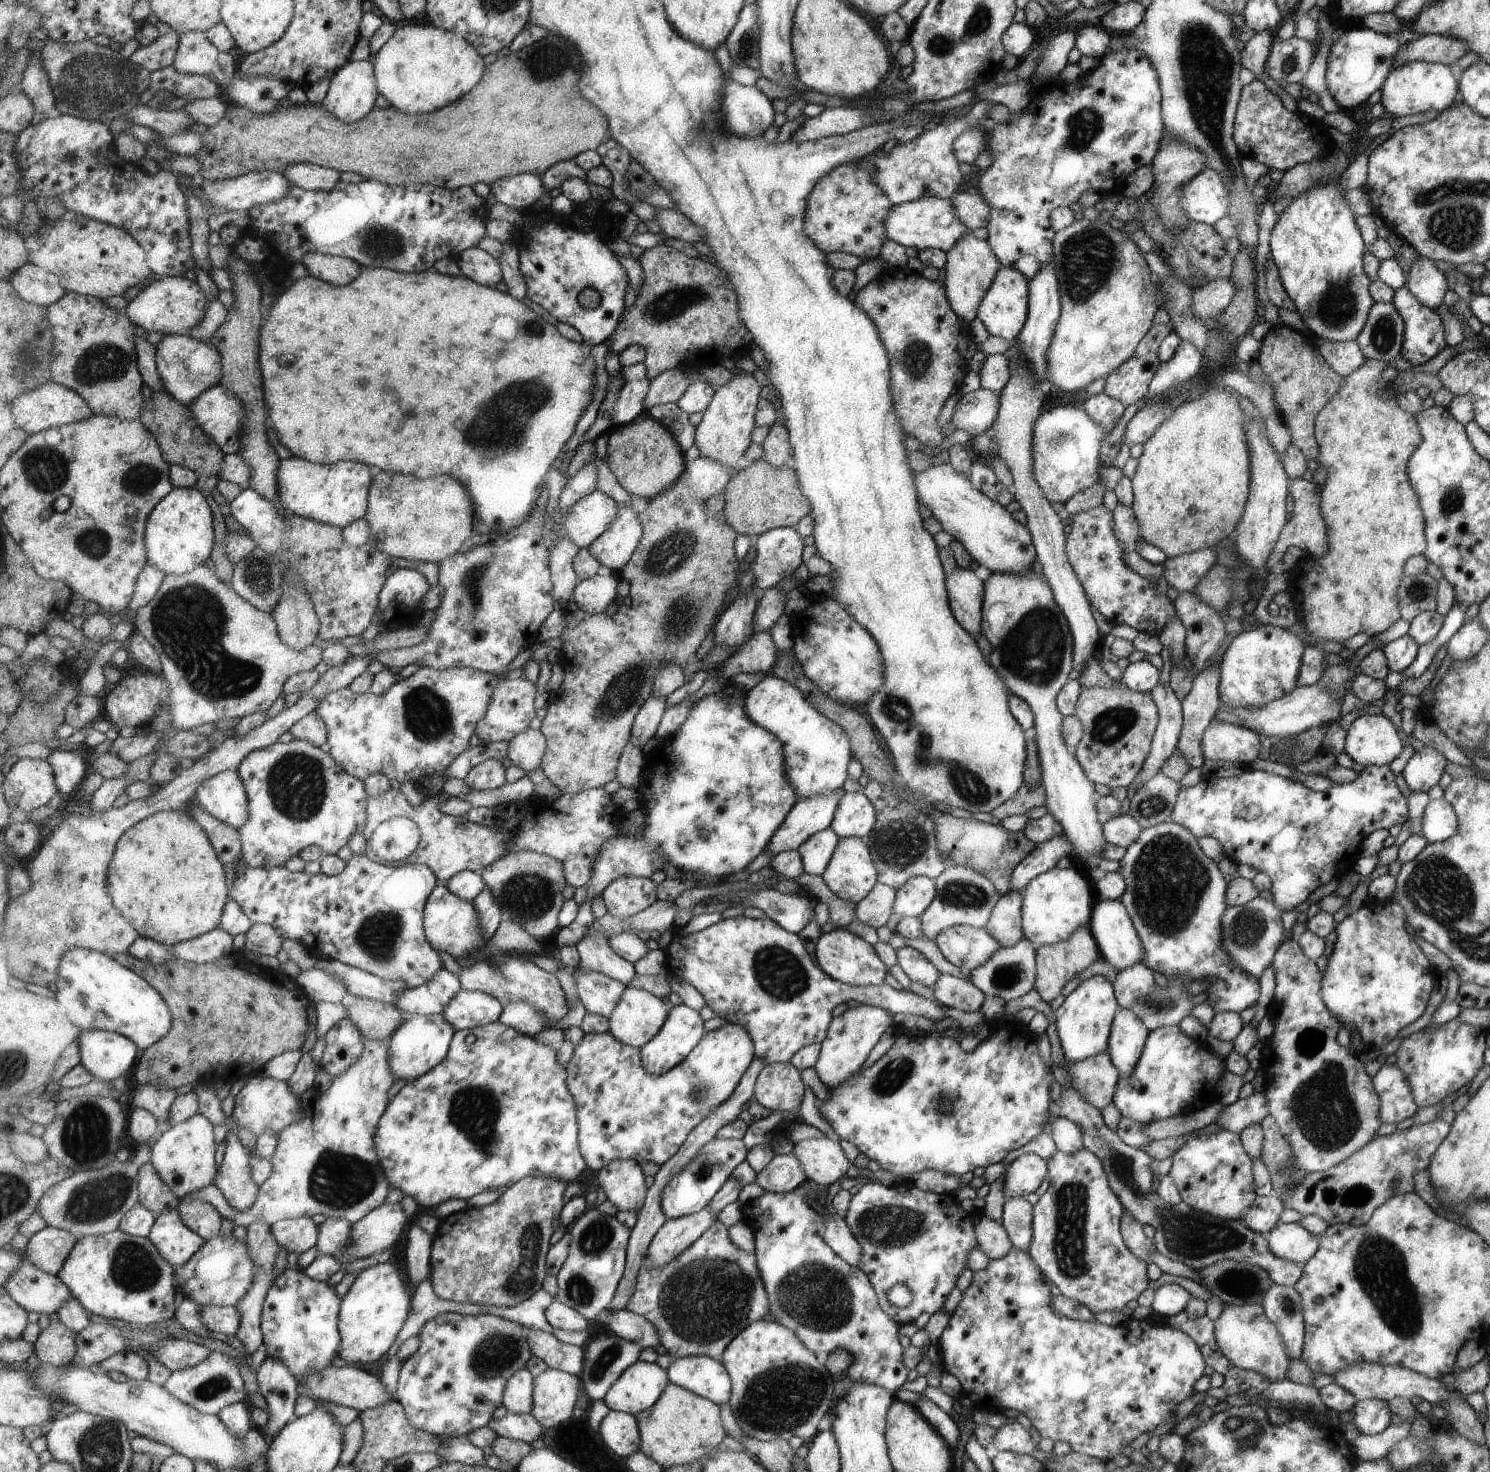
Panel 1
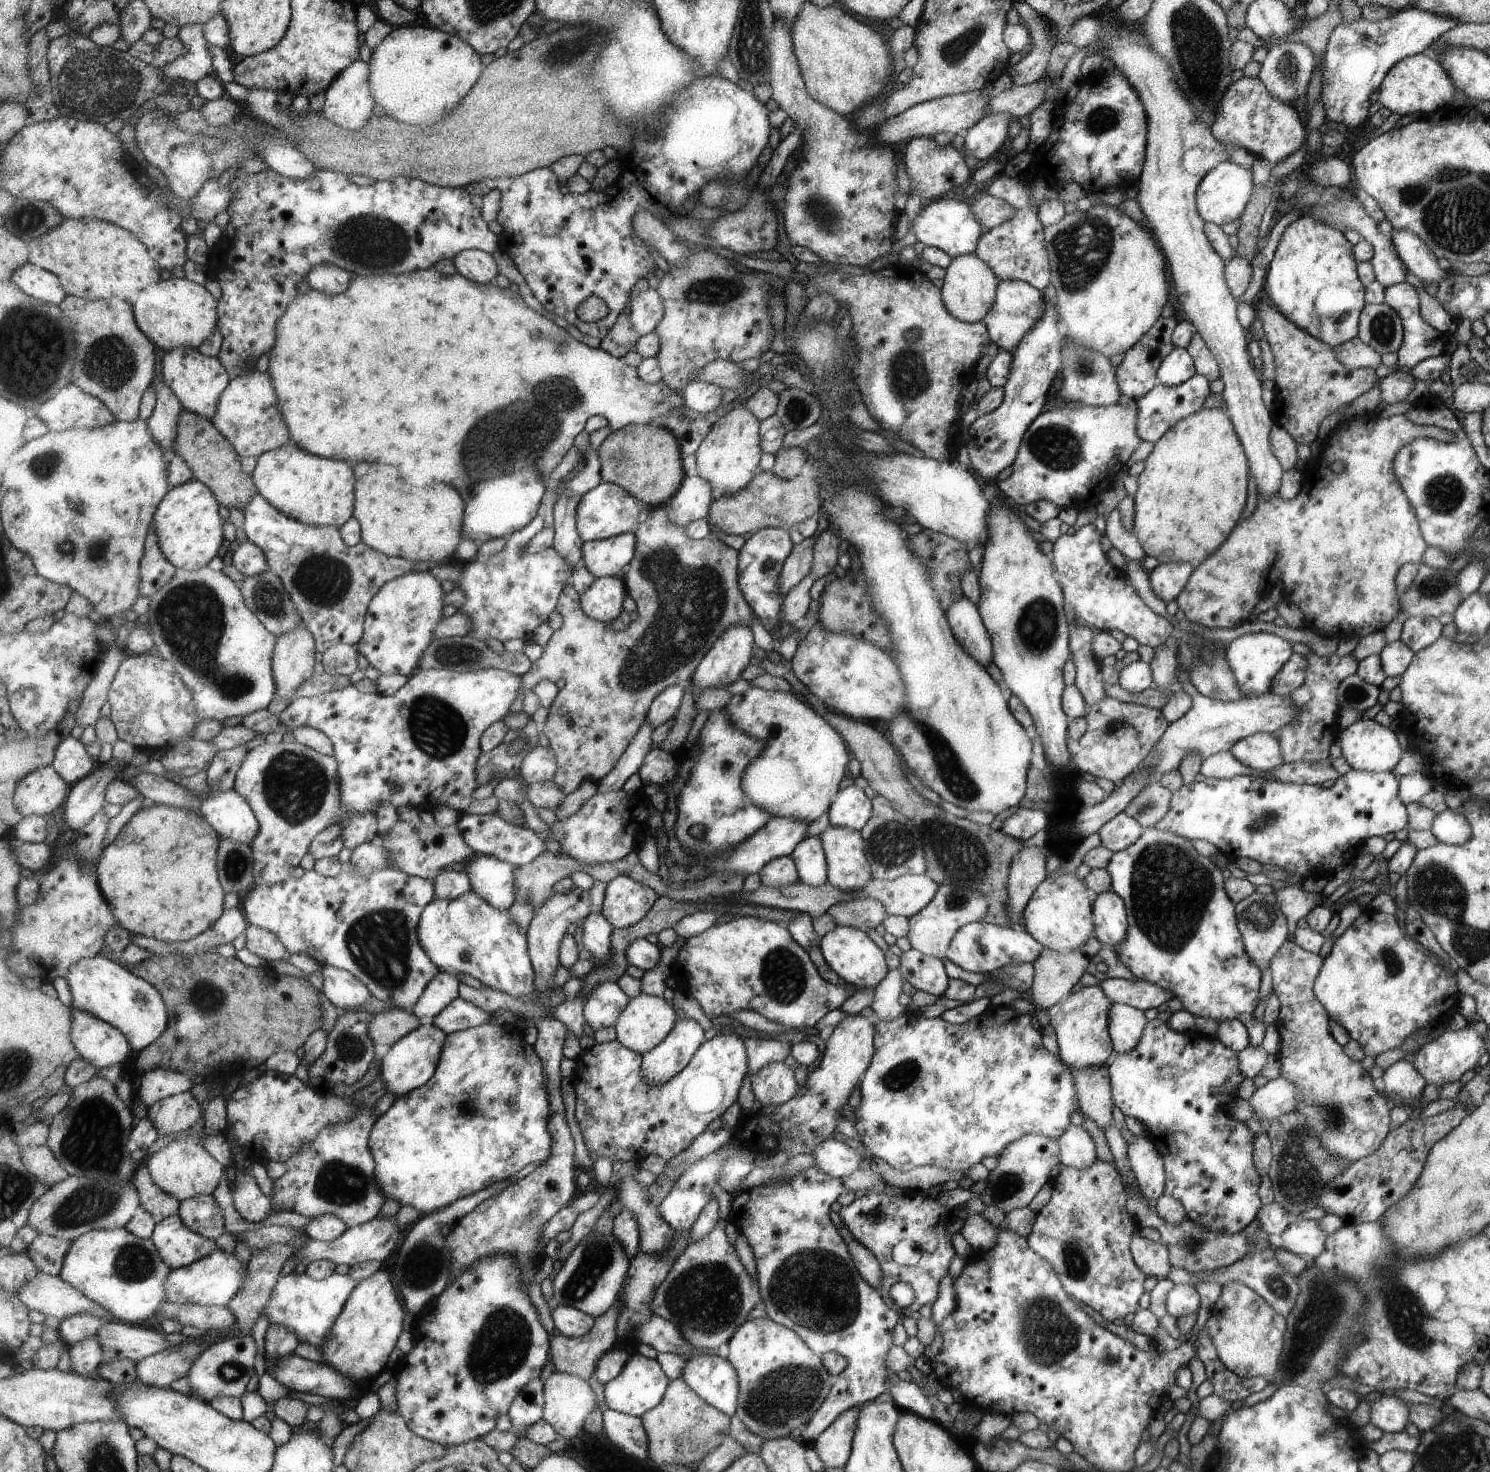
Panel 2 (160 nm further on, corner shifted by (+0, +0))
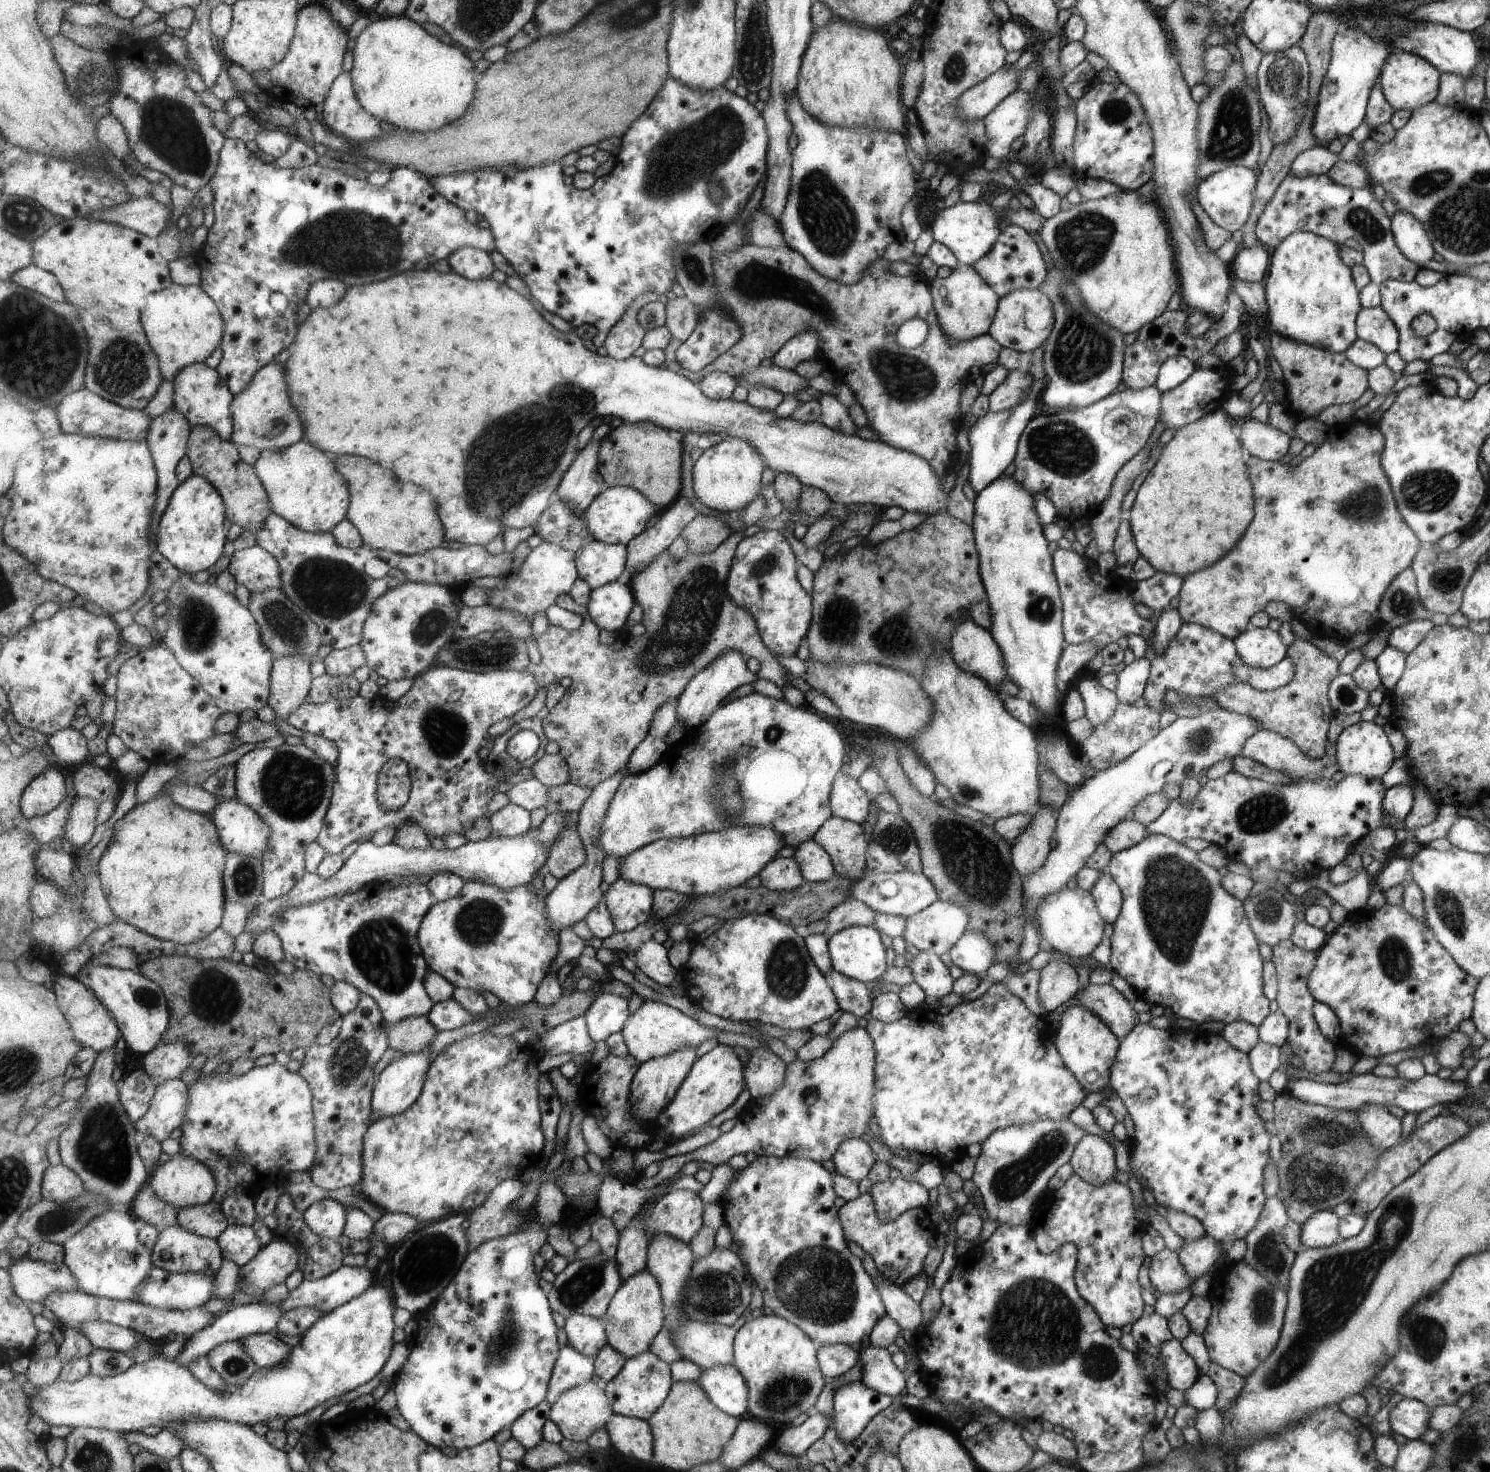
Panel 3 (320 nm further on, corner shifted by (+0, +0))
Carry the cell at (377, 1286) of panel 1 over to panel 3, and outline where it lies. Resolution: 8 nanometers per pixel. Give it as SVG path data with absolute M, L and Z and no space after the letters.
M373 1284L362 1295L355 1297L342 1307L321 1317L303 1336L291 1351L289 1358L273 1368L261 1367L245 1382L227 1384L221 1391L209 1388L194 1372L179 1361L168 1361L155 1357L146 1363L135 1363L129 1370L112 1377L100 1377L93 1373L74 1383L60 1378L46 1387L36 1387L37 1394L30 1401L32 1415L40 1417L50 1426L67 1425L77 1427L97 1427L117 1432L140 1431L147 1426L159 1426L162 1429L173 1423L188 1419L221 1419L232 1423L247 1425L266 1425L275 1418L286 1421L293 1416L305 1414L327 1400L333 1400L349 1391L367 1384L377 1376L391 1356L395 1342L395 1302L391 1292L385 1286Z

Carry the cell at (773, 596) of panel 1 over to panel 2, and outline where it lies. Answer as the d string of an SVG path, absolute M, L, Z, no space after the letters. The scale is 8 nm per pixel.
M811 535L793 545L779 579L780 593L784 598L788 590L810 571L813 563L814 540L815 535Z

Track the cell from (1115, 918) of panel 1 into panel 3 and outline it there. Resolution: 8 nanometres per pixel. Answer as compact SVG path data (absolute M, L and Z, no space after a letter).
M1099 871L1099 874L1088 891L1094 896L1094 903L1102 921L1113 924L1122 908L1122 891L1117 881L1107 871Z

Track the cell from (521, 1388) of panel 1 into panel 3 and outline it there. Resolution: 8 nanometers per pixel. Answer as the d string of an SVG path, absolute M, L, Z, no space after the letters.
M545 1399L539 1406L527 1411L510 1428L511 1436L517 1438L525 1448L532 1449L544 1440L544 1426L550 1419L552 1404Z

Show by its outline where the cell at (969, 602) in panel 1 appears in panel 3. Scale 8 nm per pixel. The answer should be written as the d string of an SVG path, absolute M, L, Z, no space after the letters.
M970 618L965 619L954 628L954 634L951 635L948 650L957 666L963 672L978 676L989 686L991 691L997 694L997 698L1001 696L1000 688L1002 684L1005 681L1009 681L1006 673L1006 661L998 644L995 644L994 637L990 635L987 629L975 624Z

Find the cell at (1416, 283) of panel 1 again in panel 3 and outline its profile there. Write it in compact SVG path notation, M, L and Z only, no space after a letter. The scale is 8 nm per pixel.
M1396 210L1391 216L1391 232L1398 249L1418 268L1424 268L1423 264L1433 256L1434 247L1422 224L1411 213Z

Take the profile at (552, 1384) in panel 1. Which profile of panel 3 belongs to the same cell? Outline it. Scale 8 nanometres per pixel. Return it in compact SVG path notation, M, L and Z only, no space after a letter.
M589 1381L585 1384L570 1388L561 1395L552 1406L550 1419L559 1425L563 1434L569 1440L577 1442L585 1441L595 1430L606 1428L612 1416L615 1414L611 1401L607 1396L606 1389L599 1388L598 1382Z

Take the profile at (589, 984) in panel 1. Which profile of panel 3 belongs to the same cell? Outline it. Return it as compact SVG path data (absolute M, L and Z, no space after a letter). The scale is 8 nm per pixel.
M604 995L589 1007L588 1031L593 1040L607 1040L608 1036L624 1029L629 1016L629 1001L622 996Z

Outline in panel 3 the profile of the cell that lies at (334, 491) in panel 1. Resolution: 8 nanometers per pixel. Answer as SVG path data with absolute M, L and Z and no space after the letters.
M307 438L281 450L265 449L254 467L266 485L273 512L291 524L312 533L332 533L348 518L351 500L349 481L333 456L317 448Z

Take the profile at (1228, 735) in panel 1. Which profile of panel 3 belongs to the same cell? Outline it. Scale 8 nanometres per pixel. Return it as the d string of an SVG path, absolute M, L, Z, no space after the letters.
M1259 728L1254 735L1249 736L1243 743L1241 750L1238 752L1240 757L1245 757L1267 768L1285 773L1293 780L1314 781L1329 779L1332 774L1338 771L1338 762L1335 755L1320 756L1318 759L1312 759L1305 756L1296 746L1295 743L1282 737L1279 733Z

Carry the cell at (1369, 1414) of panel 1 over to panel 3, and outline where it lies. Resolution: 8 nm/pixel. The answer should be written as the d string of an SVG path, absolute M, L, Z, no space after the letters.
M1403 1397L1388 1413L1391 1432L1405 1440L1419 1439L1430 1428L1430 1409L1417 1399Z

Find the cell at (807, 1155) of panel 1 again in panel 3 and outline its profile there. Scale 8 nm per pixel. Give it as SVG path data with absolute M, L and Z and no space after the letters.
M859 1138L847 1139L833 1156L834 1171L856 1183L867 1176L871 1164L875 1161L871 1148Z

